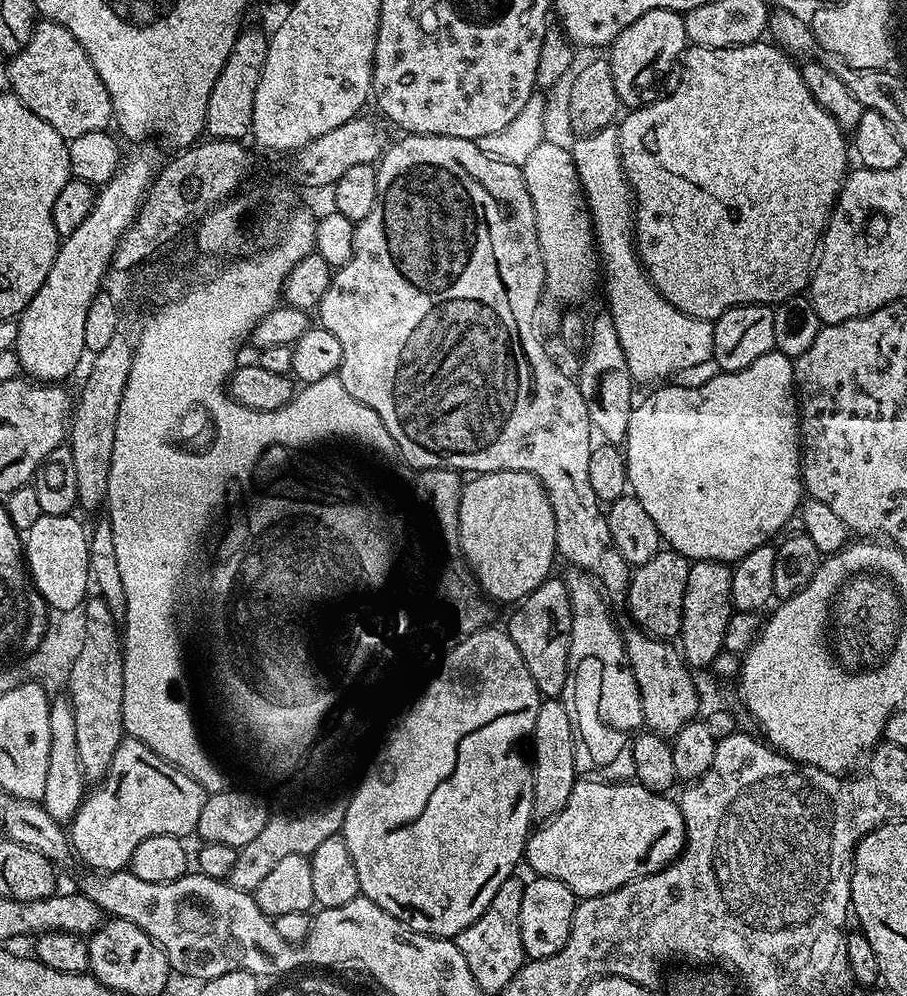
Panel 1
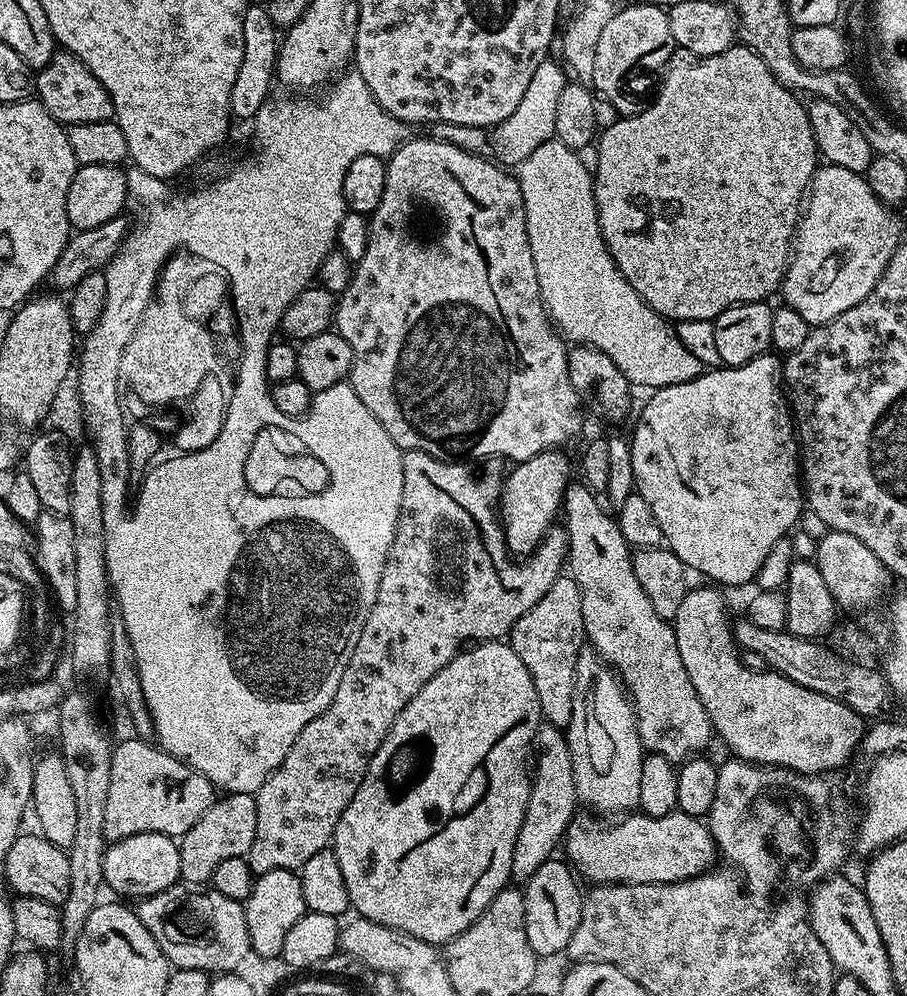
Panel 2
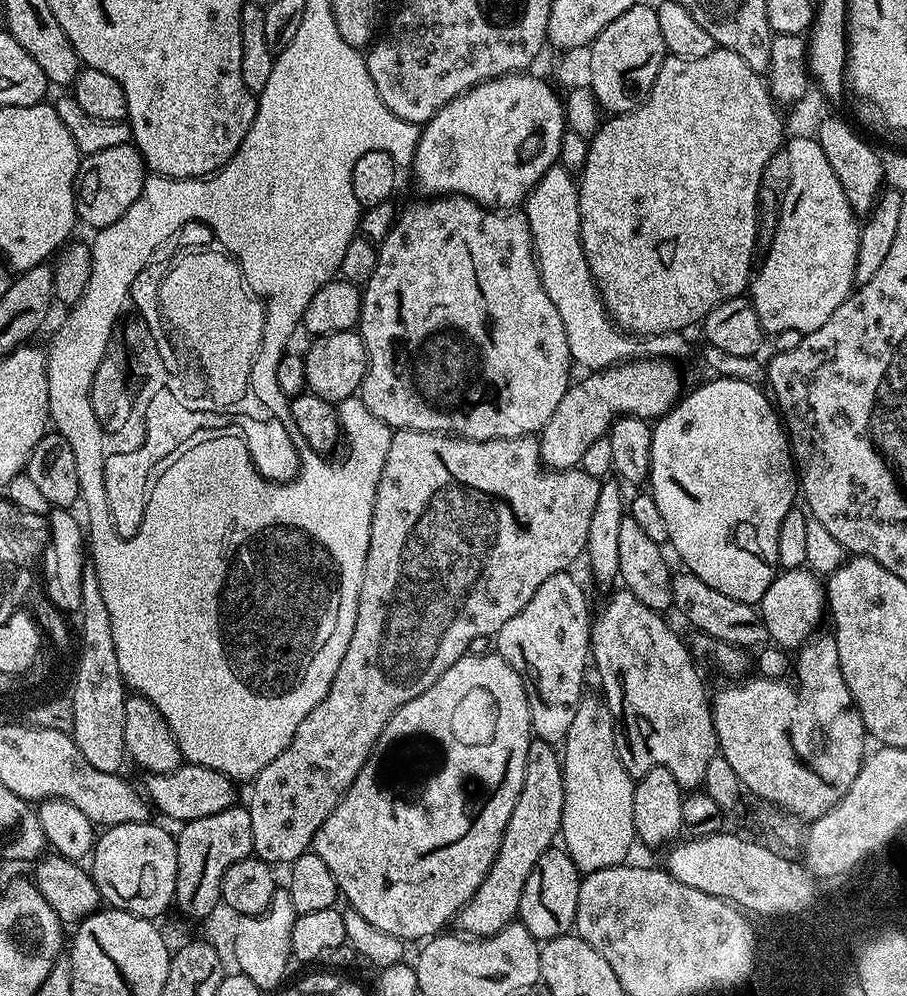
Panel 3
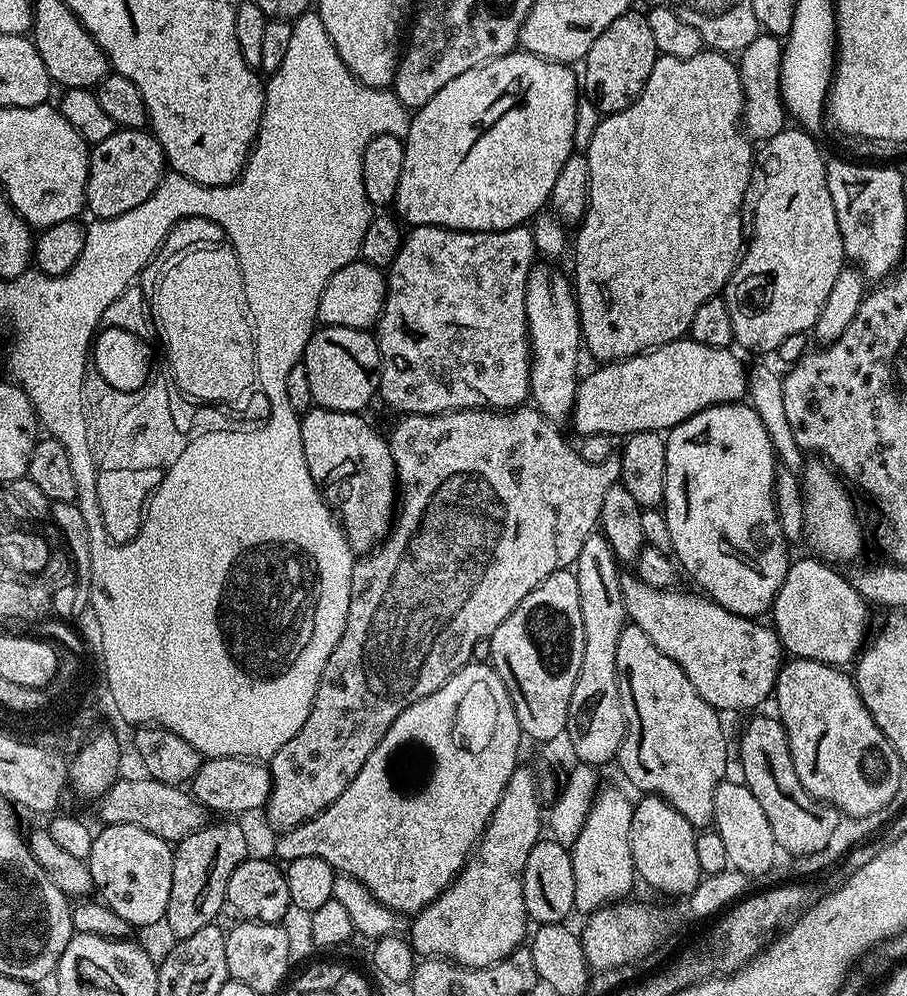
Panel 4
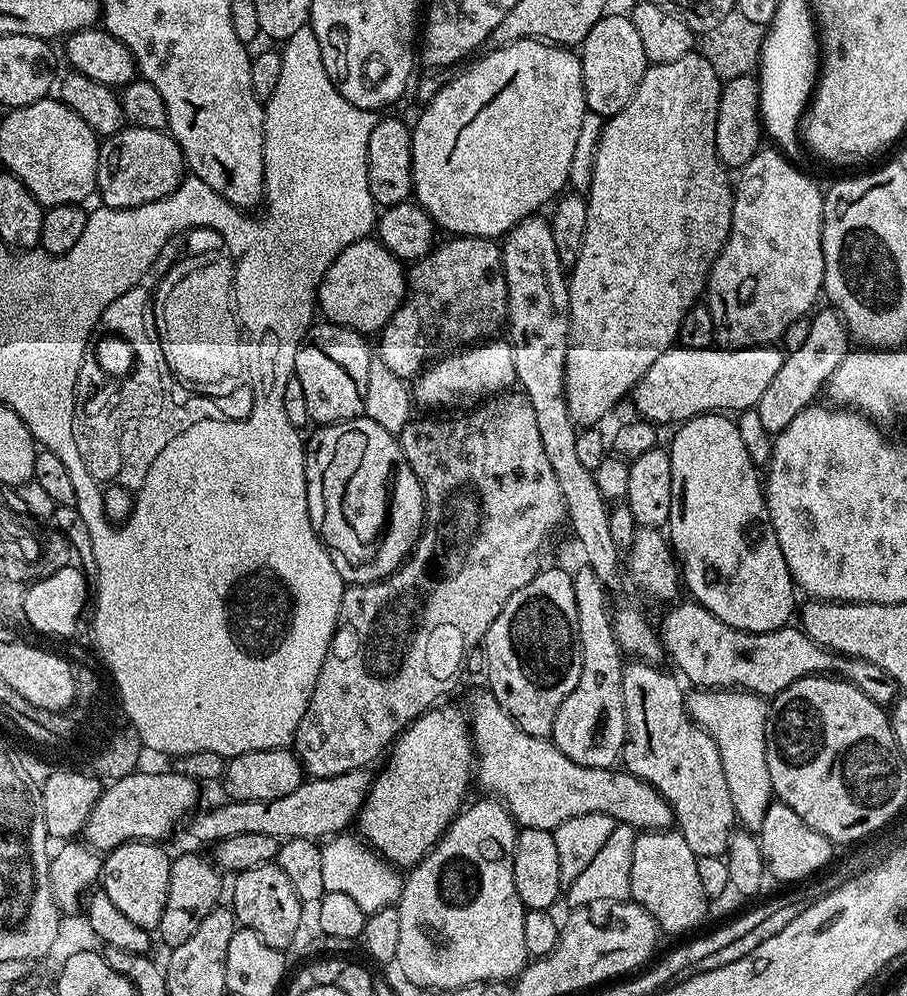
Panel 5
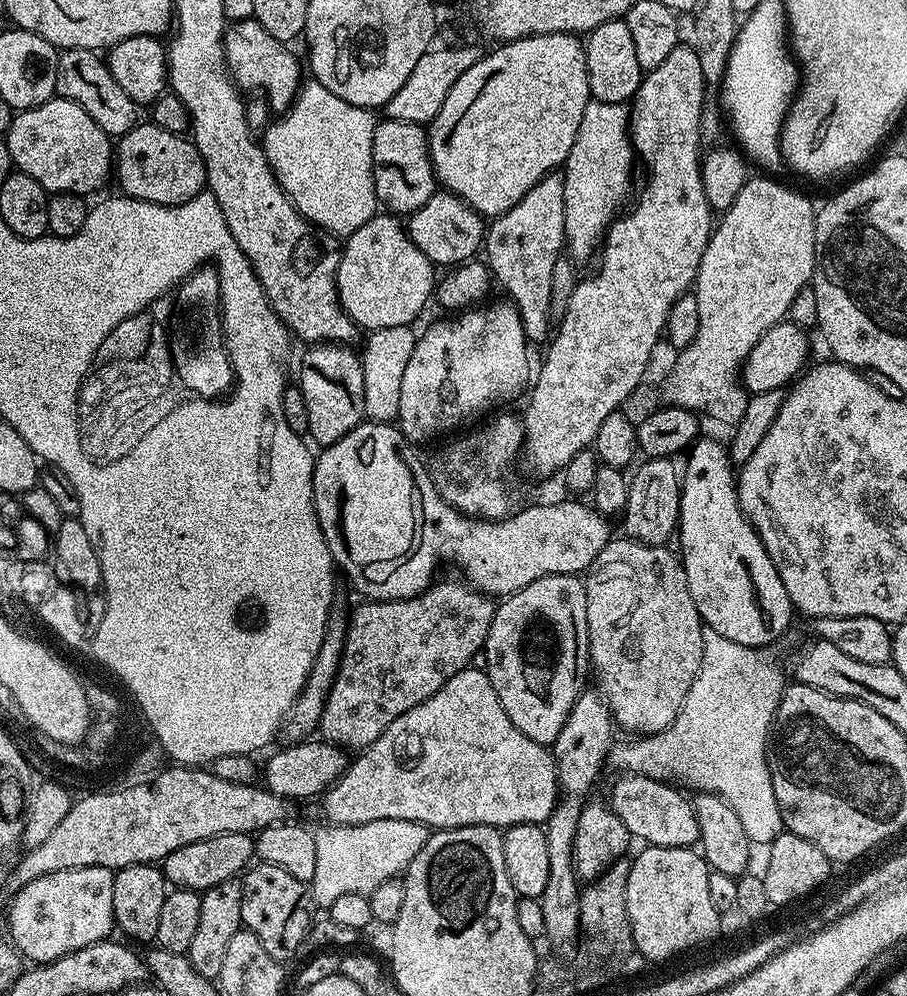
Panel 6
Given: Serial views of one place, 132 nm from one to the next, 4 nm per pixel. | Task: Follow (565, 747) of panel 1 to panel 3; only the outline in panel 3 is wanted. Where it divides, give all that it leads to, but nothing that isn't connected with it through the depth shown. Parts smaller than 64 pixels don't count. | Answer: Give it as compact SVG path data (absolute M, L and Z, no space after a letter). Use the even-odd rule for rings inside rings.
M533 739L528 747L522 790L518 794L518 802L514 802L514 814L510 814L510 822L506 822L500 852L494 858L482 886L478 886L468 905L460 911L458 925L461 933L473 938L492 936L517 919L522 890L526 886L526 878L530 878L530 870L534 870L534 862L538 862L547 848L553 847L555 840L552 839L560 836L563 805L561 753L550 742Z

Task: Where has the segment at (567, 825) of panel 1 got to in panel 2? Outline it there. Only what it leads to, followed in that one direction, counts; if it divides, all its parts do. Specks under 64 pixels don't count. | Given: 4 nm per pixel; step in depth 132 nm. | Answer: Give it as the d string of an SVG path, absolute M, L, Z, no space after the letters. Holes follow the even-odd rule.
M679 810L665 816L645 816L628 814L617 824L608 829L600 828L600 824L591 815L577 815L568 825L568 831L562 841L563 851L568 851L567 859L571 867L581 877L598 884L676 884L679 880L689 880L709 871L718 860L718 844L714 839L713 829L699 816L691 816Z

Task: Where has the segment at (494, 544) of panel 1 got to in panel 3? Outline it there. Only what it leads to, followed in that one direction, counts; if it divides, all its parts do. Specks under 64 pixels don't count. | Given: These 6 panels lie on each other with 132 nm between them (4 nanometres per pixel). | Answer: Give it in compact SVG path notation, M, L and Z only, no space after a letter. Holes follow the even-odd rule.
M633 358L615 368L593 371L585 380L573 383L562 394L562 402L539 433L540 459L545 468L559 470L575 468L590 442L607 433L621 416L637 416L639 420L655 421L675 408L681 399L680 372L675 363L659 358Z

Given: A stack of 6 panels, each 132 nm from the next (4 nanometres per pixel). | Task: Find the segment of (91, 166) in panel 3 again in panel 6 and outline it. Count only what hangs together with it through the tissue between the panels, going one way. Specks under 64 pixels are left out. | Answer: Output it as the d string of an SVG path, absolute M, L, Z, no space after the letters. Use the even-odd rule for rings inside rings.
M151 122L137 123L125 136L119 137L114 148L114 176L120 179L119 191L135 200L145 200L151 204L181 204L190 202L197 194L205 191L204 163L200 152L187 135L170 130L162 130Z

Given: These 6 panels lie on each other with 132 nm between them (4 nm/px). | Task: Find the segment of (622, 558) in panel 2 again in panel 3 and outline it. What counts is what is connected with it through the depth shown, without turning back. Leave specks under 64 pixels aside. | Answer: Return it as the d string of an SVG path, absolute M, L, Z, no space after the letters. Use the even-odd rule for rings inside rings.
M617 590L591 621L590 660L594 672L596 668L600 675L600 684L604 687L602 696L612 712L618 758L622 758L622 766L626 766L634 778L644 776L654 767L665 768L674 774L681 789L696 790L703 785L710 758L718 754L710 692L704 689L704 680L692 661L690 648L688 653L679 634L664 619L661 613L650 610L650 606L642 606L634 594Z

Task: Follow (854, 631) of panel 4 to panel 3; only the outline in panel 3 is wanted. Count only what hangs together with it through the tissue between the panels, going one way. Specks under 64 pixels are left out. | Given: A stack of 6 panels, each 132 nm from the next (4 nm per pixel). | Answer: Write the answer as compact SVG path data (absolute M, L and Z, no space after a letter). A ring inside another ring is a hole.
M807 567L781 571L770 582L770 590L760 599L758 611L775 647L799 650L812 639L820 619L826 616L826 588Z

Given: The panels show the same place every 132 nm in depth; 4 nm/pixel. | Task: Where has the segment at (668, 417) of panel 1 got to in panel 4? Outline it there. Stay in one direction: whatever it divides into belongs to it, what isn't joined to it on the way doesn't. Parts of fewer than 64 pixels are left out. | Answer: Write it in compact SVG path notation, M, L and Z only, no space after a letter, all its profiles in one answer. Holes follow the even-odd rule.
M737 402L735 404L716 404L713 408L702 410L686 422L682 422L677 428L671 429L666 436L666 490L664 491L664 502L662 511L666 518L666 526L670 526L671 551L676 552L675 559L679 567L684 568L692 575L692 580L697 584L703 595L712 600L718 606L730 610L739 616L749 618L760 618L771 609L774 598L782 586L782 582L788 573L790 555L788 556L789 541L785 540L782 530L778 526L776 517L776 470L778 467L778 457L776 451L772 449L770 434L766 434L766 426L762 426L762 418L747 402Z

